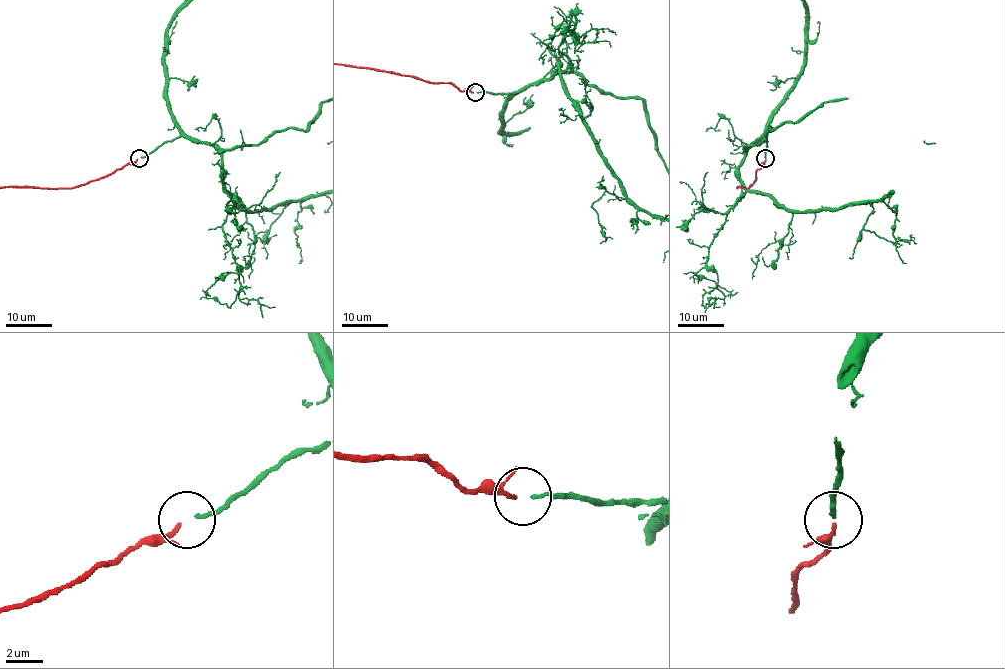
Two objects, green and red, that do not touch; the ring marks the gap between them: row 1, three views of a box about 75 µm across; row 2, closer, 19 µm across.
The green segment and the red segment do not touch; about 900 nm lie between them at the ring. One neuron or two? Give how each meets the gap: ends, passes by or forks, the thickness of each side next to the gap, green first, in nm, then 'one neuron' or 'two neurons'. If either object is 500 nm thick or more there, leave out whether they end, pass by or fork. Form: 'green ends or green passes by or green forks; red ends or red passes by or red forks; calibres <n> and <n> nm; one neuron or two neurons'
green ends; red ends; calibres 180 and 240 nm; one neuron

